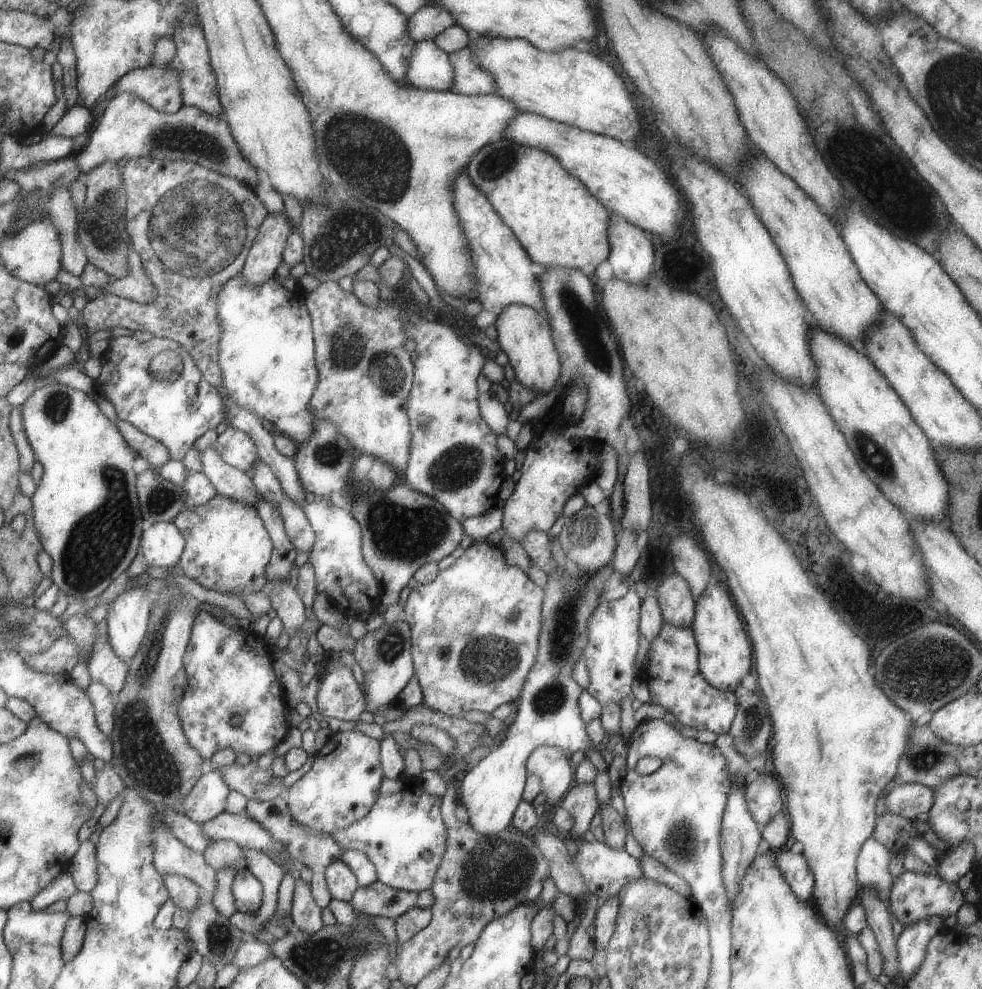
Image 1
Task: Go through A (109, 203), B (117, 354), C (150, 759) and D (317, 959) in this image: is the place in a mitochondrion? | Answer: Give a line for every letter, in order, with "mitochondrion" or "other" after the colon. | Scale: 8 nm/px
A: mitochondrion
B: other
C: mitochondrion
D: mitochondrion

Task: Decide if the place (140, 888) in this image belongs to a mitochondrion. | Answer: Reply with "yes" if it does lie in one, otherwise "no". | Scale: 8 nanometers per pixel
yes

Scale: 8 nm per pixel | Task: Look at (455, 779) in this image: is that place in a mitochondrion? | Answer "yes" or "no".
no

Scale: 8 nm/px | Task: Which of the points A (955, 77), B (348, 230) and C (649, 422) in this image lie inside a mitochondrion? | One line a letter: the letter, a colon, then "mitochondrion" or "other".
A: mitochondrion
B: mitochondrion
C: other

